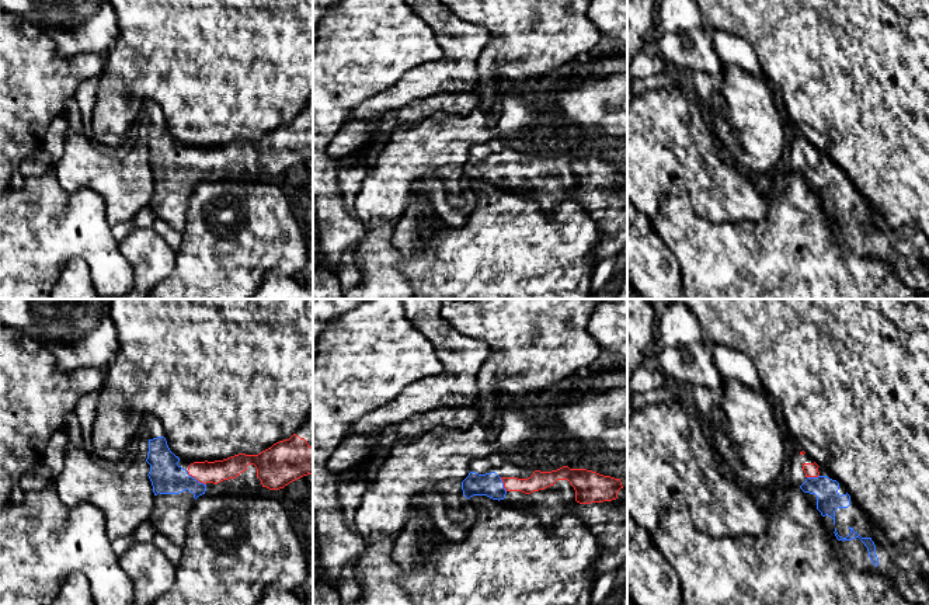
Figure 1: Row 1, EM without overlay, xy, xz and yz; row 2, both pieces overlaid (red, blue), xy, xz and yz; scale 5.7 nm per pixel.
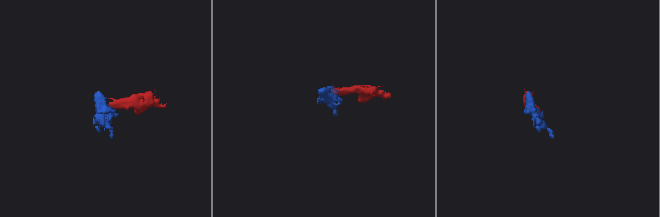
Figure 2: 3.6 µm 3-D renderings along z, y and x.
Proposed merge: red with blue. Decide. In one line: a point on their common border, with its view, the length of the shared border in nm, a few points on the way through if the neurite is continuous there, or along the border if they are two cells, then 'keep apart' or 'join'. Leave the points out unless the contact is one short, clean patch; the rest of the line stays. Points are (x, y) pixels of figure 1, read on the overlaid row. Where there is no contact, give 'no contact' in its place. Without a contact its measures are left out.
meets red in xy at (195, 477); contact 150 nm long; join

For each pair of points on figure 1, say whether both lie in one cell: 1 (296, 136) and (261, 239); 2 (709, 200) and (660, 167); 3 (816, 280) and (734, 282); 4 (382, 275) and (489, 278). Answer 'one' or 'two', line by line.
1: two
2: one
3: one
4: two

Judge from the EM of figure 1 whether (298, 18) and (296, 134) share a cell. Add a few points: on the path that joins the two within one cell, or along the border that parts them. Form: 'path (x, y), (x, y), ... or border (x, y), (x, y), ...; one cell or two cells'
border (298, 114), (288, 124), (279, 125), (268, 134); two cells

